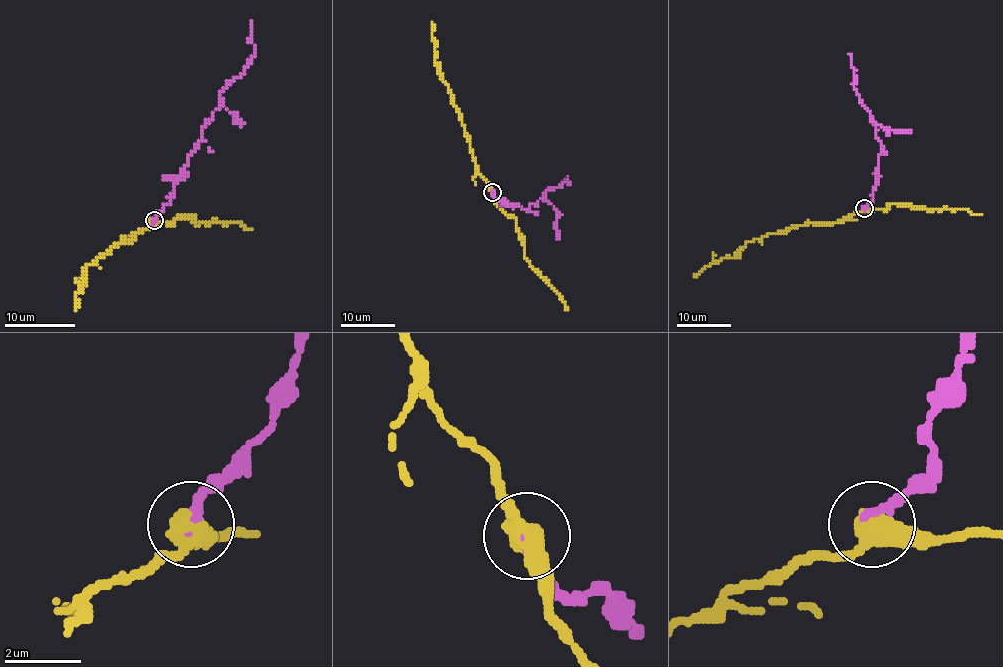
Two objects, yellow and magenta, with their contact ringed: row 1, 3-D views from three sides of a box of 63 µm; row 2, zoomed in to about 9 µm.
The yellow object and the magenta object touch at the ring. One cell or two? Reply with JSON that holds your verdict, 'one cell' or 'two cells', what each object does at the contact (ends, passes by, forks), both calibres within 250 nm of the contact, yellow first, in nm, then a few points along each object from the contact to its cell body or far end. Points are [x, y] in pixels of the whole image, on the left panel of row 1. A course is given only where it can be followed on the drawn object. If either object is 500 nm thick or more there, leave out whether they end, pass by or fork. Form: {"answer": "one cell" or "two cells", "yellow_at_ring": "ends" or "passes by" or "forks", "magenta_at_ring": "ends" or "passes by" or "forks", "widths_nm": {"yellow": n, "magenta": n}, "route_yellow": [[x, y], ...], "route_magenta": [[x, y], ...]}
{"answer": "two cells", "yellow_at_ring": "passes by", "magenta_at_ring": "ends", "widths_nm": {"yellow": 480, "magenta": 400}, "route_yellow": [[153, 221], [131, 240], [117, 242], [85, 268], [74, 309]], "route_magenta": [[153, 221], [169, 201], [203, 136], [203, 126], [220, 105], [220, 92], [242, 75], [256, 52], [250, 20]]}

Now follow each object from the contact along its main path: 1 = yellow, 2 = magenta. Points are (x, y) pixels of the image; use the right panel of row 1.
1: (864, 208), (834, 223), (807, 223), (754, 238), (732, 257), (712, 261), (693, 276)
2: (864, 208), (872, 200), (878, 179), (880, 143), (871, 114), (855, 90), (856, 78), (849, 53)

